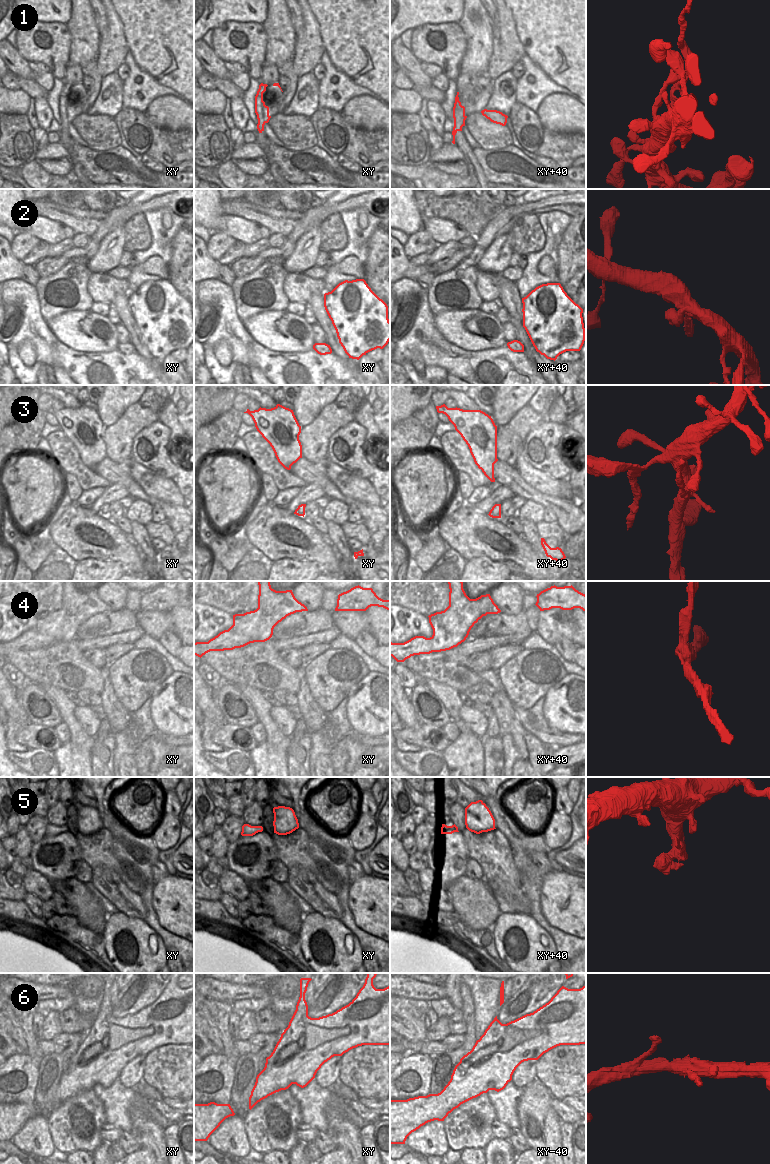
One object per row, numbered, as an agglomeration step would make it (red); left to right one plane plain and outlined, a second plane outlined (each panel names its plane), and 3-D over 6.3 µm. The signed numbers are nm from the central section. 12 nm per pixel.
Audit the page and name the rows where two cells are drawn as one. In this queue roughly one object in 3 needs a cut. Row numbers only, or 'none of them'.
1, 6

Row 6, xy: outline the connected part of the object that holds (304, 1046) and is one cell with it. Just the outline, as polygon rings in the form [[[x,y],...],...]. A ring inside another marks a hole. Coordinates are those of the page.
[[[367,973],[356,997],[332,1014],[300,1020],[295,1010],[288,1027],[281,1034],[273,1052],[266,1058],[264,1069],[257,1075],[249,1097],[249,1109],[268,1096],[288,1089],[292,1084],[304,1088],[321,1066],[334,1056],[342,1056],[362,1045],[390,1045],[390,986],[376,989],[373,979],[378,973]]]

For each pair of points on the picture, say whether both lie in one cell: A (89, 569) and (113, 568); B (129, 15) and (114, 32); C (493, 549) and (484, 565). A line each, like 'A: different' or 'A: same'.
A: same
B: different
C: different

